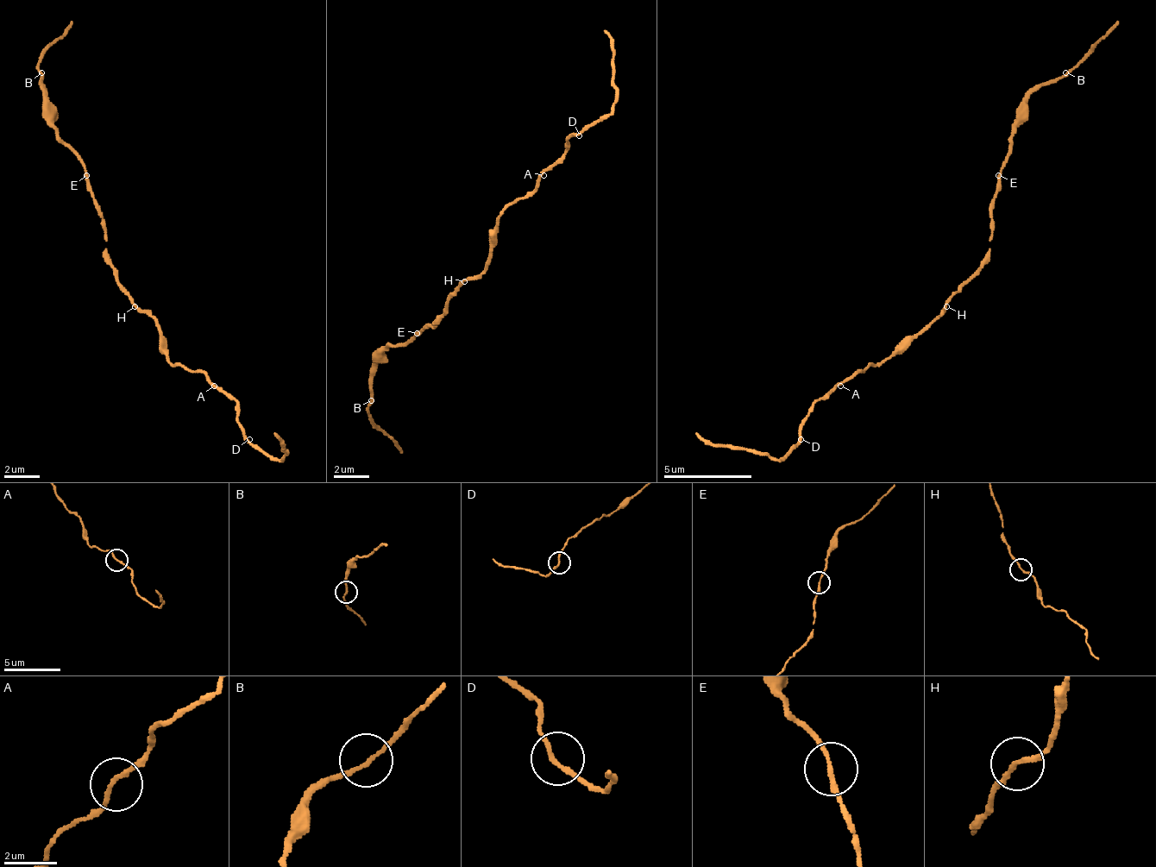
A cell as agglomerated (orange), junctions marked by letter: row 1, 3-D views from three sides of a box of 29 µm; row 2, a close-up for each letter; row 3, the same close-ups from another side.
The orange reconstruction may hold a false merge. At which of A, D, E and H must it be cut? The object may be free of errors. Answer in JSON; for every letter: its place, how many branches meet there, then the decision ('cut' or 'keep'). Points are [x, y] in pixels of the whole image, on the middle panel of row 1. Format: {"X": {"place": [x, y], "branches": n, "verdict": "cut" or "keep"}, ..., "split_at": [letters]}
{"A": {"place": [543, 175], "branches": 2, "verdict": "keep"}, "D": {"place": [579, 135], "branches": 2, "verdict": "keep"}, "E": {"place": [417, 333], "branches": 2, "verdict": "keep"}, "H": {"place": [464, 281], "branches": 2, "verdict": "keep"}, "split_at": []}

